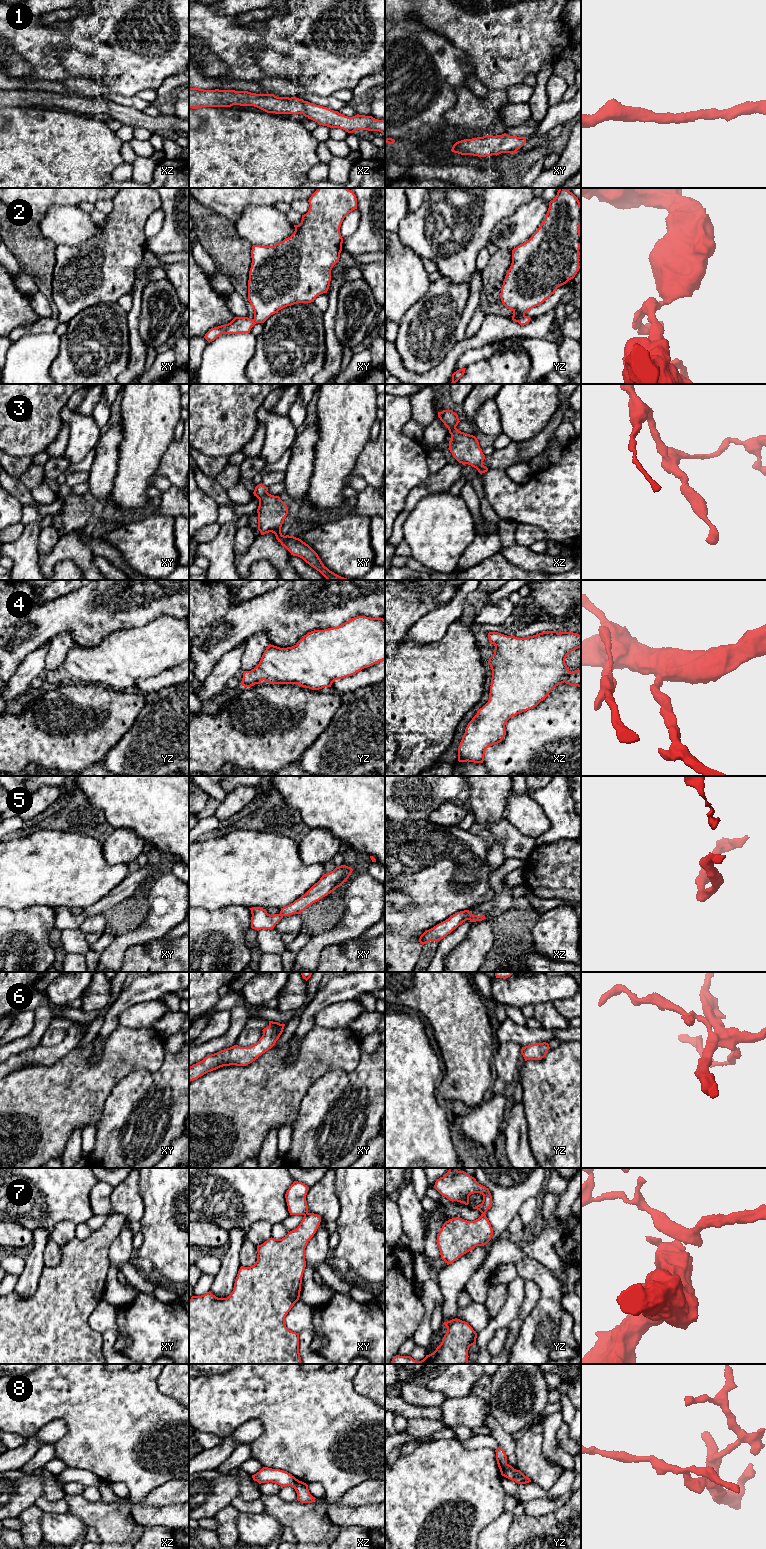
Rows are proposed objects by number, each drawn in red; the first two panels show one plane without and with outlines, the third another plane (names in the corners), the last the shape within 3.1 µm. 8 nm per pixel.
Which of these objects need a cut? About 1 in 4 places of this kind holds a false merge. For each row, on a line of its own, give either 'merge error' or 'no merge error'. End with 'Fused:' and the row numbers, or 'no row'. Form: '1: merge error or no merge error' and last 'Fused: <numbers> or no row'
1: no merge error
2: merge error
3: no merge error
4: no merge error
5: no merge error
6: no merge error
7: merge error
8: merge error
Fused: 2, 7, 8

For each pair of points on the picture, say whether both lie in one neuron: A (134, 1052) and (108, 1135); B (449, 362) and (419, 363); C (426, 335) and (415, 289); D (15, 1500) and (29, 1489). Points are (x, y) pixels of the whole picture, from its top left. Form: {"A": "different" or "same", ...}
{"A": "different", "B": "different", "C": "different", "D": "same"}

